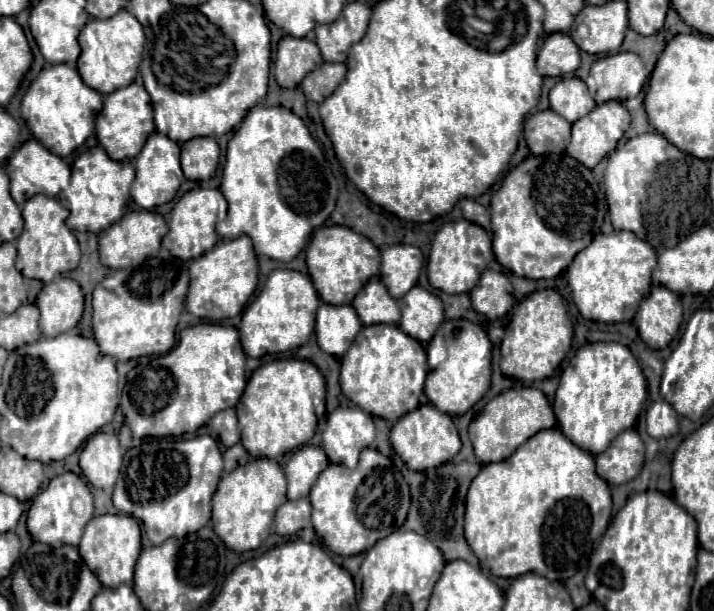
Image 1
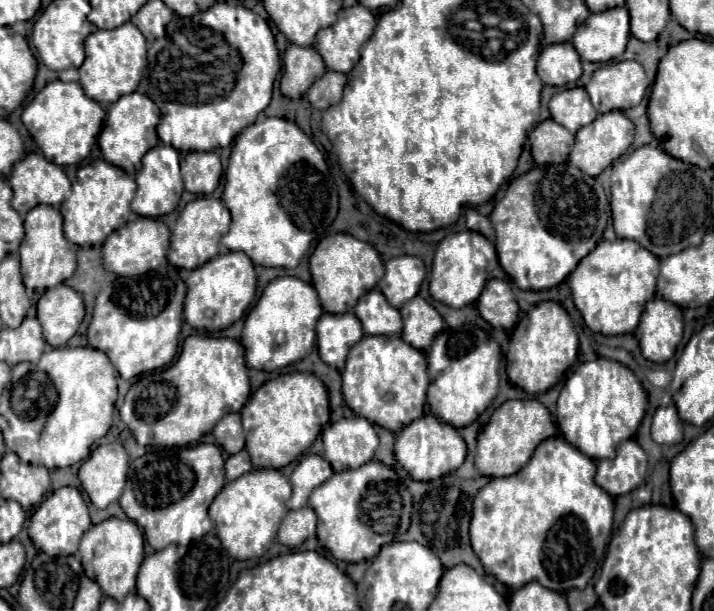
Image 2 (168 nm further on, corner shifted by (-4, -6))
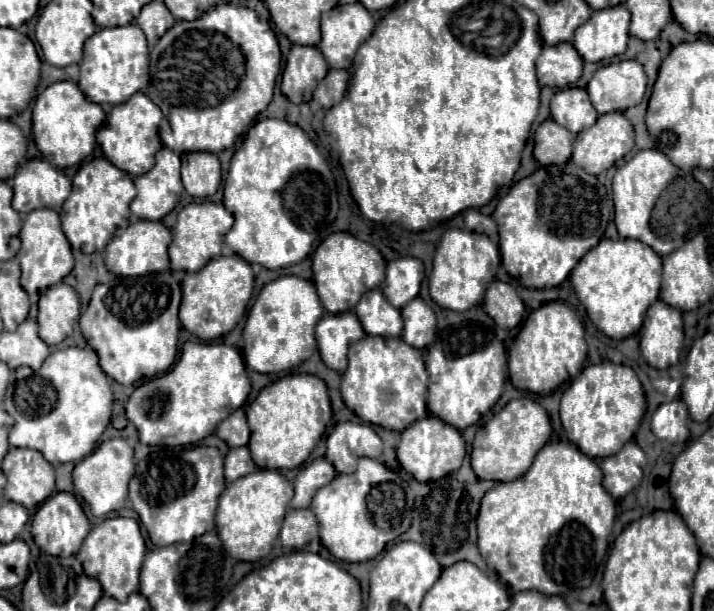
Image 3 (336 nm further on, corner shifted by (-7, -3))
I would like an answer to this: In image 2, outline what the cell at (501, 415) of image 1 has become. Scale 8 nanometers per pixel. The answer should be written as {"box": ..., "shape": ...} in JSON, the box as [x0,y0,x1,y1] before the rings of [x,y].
{"box":[476,399,556,477],"shape":[[[520,399],[502,403],[490,417],[488,425],[478,435],[478,451],[476,451],[476,469],[480,475],[488,477],[504,477],[520,471],[536,445],[556,433],[552,417],[548,409],[538,399]]]}

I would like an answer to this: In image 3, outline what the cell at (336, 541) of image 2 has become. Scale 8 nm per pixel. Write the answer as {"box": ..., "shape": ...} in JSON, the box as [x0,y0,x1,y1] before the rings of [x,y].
{"box":[311,460,399,562],"shape":[[[359,460],[359,470],[351,476],[335,476],[331,484],[319,488],[315,500],[311,502],[311,510],[319,520],[321,544],[343,562],[367,562],[383,552],[385,544],[395,540],[399,534],[387,534],[379,526],[375,526],[371,512],[367,508],[367,494],[383,482],[395,482],[399,476],[389,470],[385,464],[377,460]]]}

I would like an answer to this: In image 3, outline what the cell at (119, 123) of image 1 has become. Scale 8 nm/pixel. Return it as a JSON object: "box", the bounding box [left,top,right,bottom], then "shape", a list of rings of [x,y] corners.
{"box":[97,92,163,176],"shape":[[[141,92],[131,96],[127,102],[113,106],[103,128],[99,128],[97,132],[97,142],[103,148],[105,158],[131,176],[141,176],[143,172],[149,172],[151,164],[155,164],[155,152],[163,148],[157,132],[161,118],[163,112],[159,112],[159,106],[155,106]]]}

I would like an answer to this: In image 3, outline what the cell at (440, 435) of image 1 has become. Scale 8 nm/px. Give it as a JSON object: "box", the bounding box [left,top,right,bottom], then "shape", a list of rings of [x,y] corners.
{"box":[397,416,465,482],"shape":[[[425,416],[423,420],[413,422],[407,430],[401,432],[397,444],[397,460],[405,472],[409,472],[417,482],[441,480],[447,474],[459,470],[465,456],[465,442],[457,428],[451,428],[437,416]]]}

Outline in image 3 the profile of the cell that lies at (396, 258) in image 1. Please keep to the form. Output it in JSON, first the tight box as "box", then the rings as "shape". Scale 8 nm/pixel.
{"box":[383,258,423,308],"shape":[[[397,258],[387,264],[387,278],[383,284],[383,294],[391,306],[403,308],[409,300],[419,294],[423,280],[423,262],[417,258]]]}

